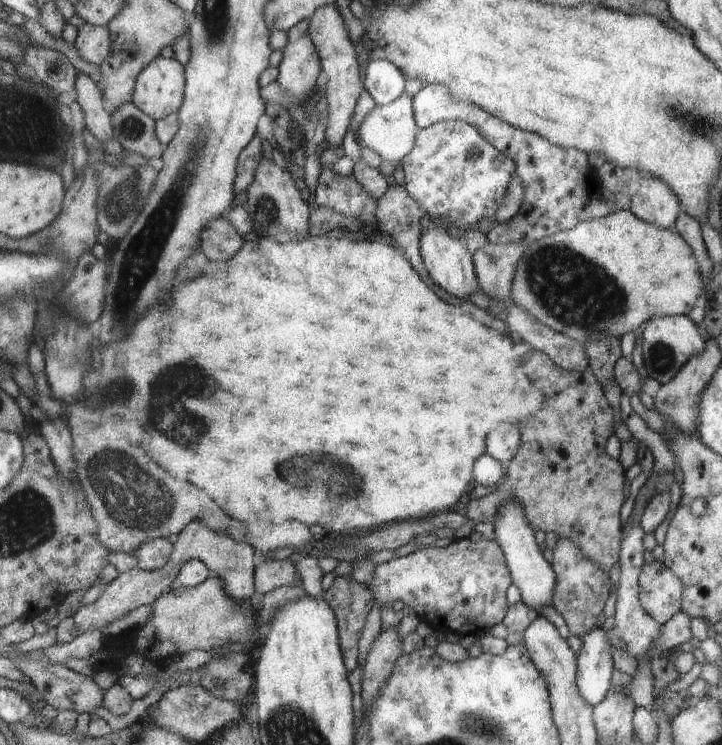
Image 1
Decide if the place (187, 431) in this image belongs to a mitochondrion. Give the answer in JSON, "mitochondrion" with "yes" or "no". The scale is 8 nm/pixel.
{"mitochondrion":"yes"}

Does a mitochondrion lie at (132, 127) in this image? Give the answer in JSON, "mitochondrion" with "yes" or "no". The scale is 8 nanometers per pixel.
{"mitochondrion":"yes"}

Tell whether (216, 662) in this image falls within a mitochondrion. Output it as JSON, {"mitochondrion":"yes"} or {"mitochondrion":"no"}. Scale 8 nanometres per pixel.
{"mitochondrion":"no"}

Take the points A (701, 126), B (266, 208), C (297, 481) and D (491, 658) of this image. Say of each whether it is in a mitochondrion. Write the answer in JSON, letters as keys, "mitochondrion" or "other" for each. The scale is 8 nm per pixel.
{"A":"mitochondrion","B":"mitochondrion","C":"mitochondrion","D":"other"}

